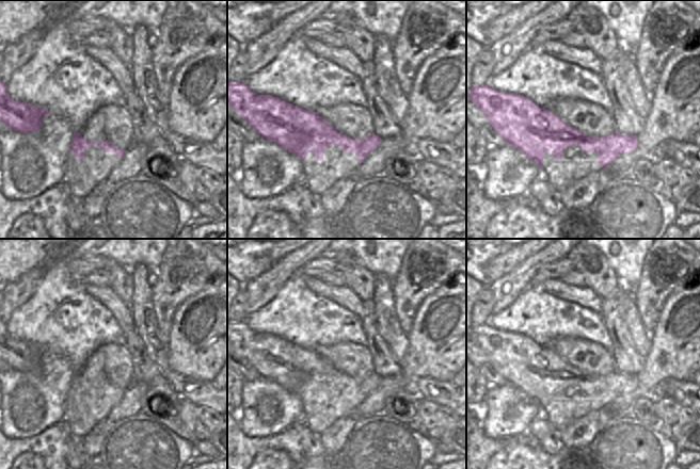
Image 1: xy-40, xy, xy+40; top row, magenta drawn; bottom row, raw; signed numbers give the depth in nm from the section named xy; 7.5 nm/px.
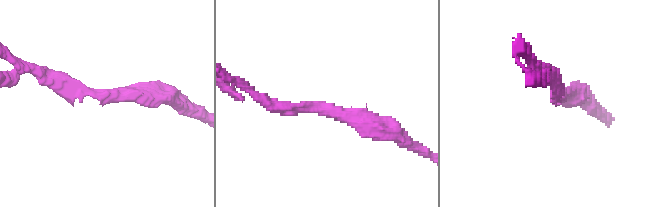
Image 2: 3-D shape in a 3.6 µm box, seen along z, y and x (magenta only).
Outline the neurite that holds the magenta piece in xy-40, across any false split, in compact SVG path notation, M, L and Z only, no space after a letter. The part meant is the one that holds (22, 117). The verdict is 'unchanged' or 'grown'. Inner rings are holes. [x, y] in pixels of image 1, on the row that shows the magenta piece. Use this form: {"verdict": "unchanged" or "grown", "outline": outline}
{"verdict": "unchanged", "outline": "M0 82L0 120L12 131L34 133L42 128L44 115L49 116L50 113L30 103L15 101L7 94L7 84Z"}

